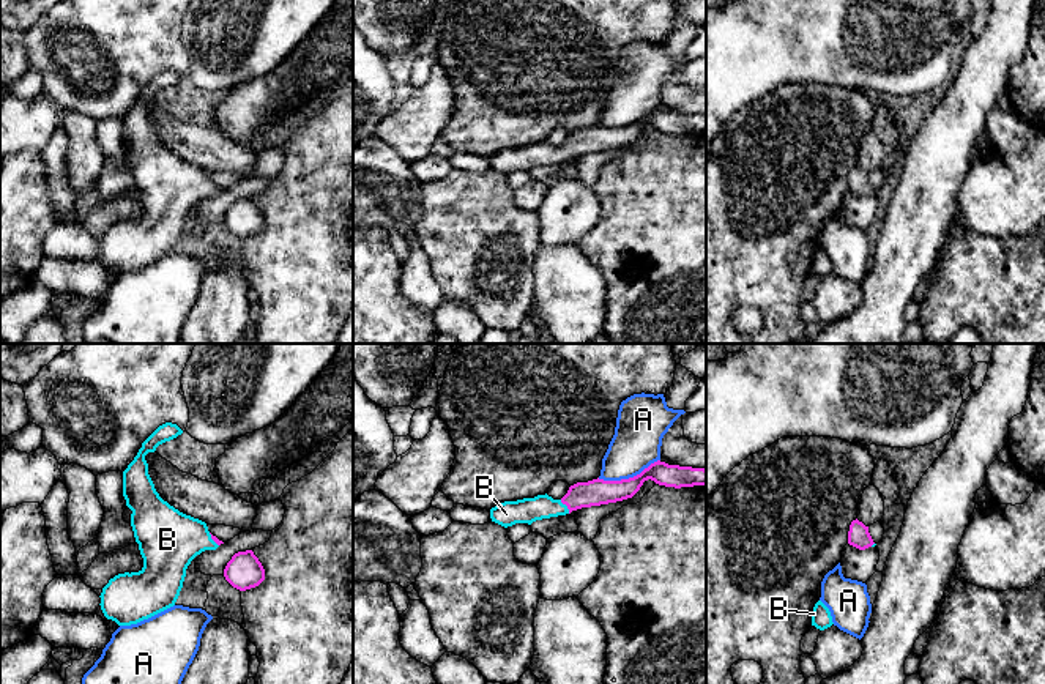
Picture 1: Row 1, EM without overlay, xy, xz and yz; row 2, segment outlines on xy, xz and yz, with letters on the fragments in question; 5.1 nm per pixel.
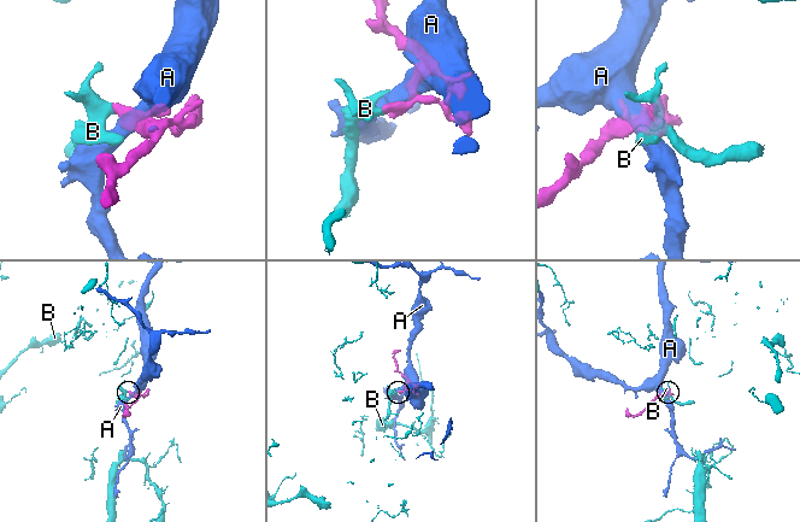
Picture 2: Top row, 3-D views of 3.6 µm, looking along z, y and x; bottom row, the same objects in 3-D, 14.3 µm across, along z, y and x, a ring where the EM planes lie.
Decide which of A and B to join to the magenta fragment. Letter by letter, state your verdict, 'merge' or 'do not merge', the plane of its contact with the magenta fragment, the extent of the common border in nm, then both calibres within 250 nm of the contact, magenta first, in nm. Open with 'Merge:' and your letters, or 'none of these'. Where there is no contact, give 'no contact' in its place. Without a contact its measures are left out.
Merge: B
A: do not merge; meets magenta in xz; contact 340 nm long; 140 nm thick on the magenta side, 240 nm on the other
B: merge; meets magenta in xz; contact 90 nm long; 140 nm thick on the magenta side, 130 nm on the other

